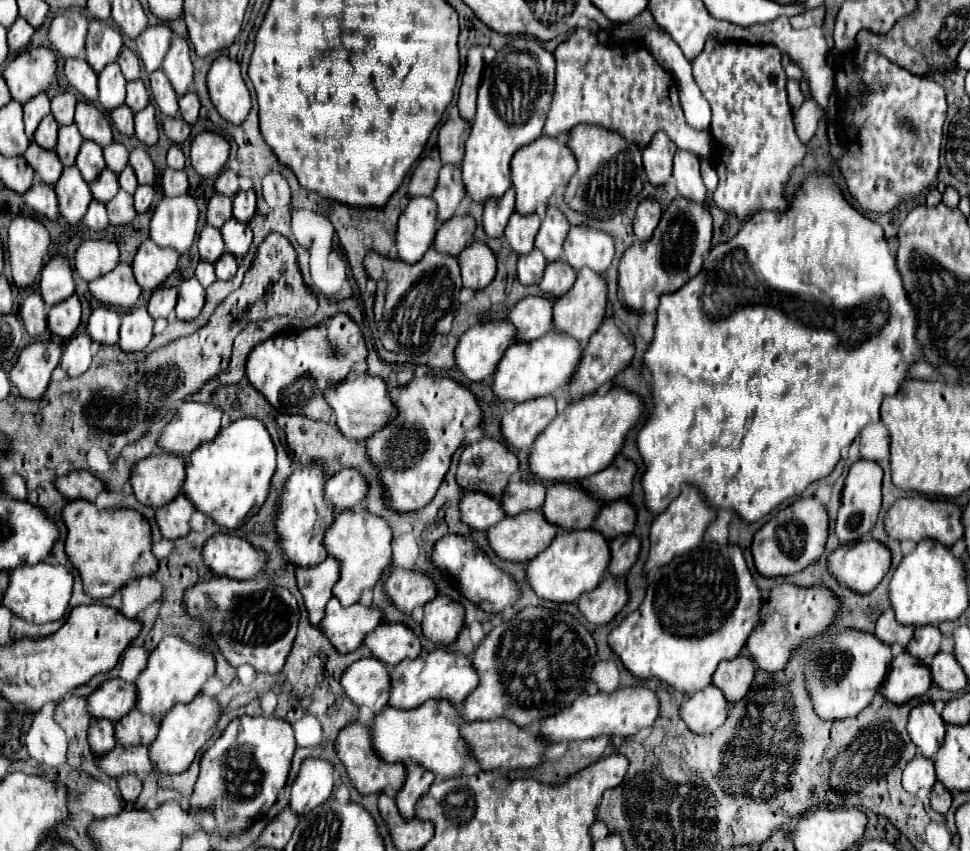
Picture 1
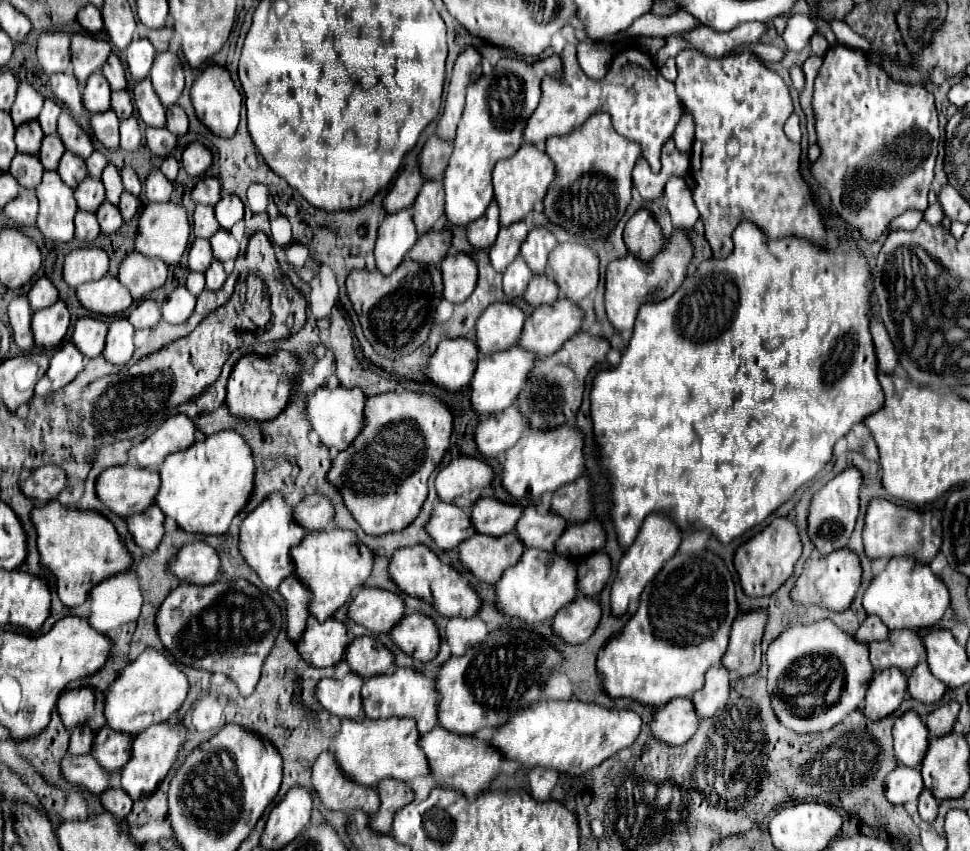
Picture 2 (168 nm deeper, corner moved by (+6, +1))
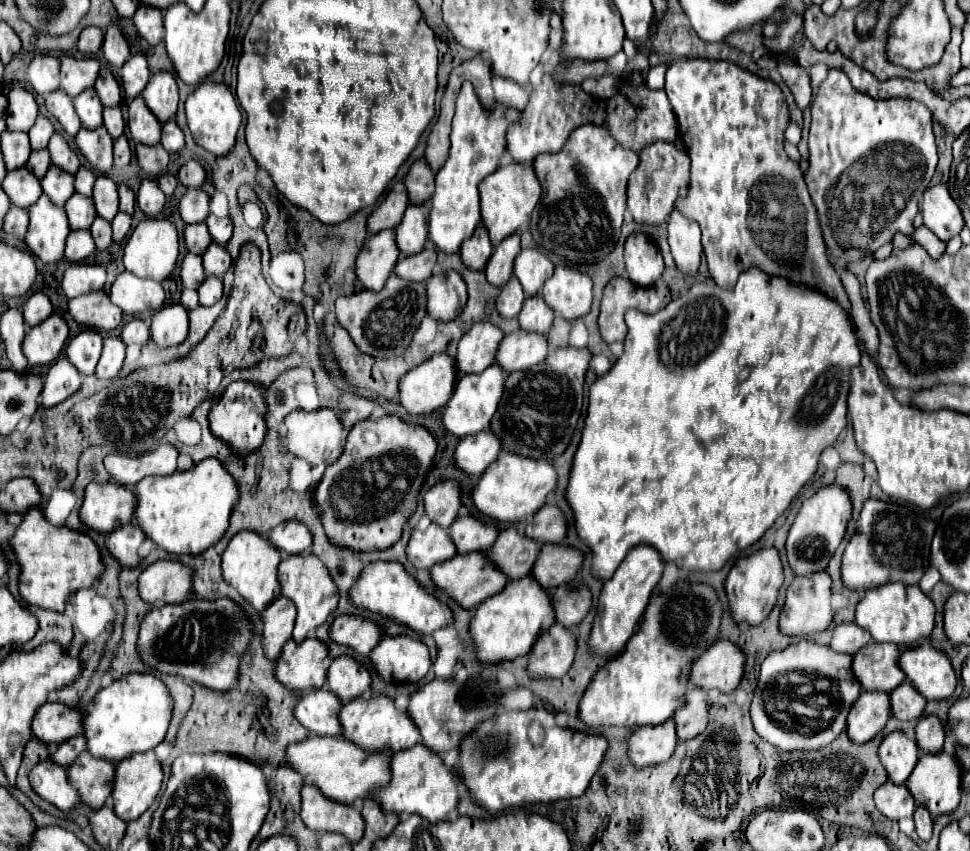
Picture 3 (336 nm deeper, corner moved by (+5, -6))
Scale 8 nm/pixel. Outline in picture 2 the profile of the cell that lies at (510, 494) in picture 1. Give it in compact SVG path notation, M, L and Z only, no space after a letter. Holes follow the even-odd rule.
M485 495L473 505L471 519L479 533L499 537L515 529L517 521L521 519L521 513L523 513L521 505L503 503L493 495L491 497Z

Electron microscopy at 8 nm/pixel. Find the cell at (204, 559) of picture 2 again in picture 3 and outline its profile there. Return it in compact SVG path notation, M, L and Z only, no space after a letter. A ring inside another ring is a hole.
M172 560L150 564L138 578L138 594L148 604L178 604L190 594L192 572L188 566Z

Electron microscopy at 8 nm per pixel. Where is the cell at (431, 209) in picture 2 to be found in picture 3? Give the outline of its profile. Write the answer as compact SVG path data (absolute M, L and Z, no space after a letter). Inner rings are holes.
M428 204L420 206L408 206L404 212L404 218L400 224L394 228L396 232L396 244L400 254L410 256L420 250L424 250L426 244L426 216L428 216Z

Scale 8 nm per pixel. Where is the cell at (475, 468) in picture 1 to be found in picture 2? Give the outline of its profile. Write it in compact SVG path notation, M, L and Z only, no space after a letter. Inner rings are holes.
M459 455L435 477L435 487L439 499L445 503L455 503L461 509L471 509L475 501L483 495L485 487L491 485L495 471L489 463Z

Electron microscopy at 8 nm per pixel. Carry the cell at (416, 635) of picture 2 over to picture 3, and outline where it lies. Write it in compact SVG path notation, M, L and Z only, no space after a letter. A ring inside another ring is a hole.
M406 636L382 638L368 658L370 666L384 682L396 684L422 680L432 664L426 644Z

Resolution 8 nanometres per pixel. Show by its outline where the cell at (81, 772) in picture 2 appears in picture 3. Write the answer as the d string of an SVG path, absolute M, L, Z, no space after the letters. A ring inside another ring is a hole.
M52 760L38 762L30 770L30 786L40 798L48 800L62 812L70 812L74 806L80 804L78 792L68 782L66 768L54 764Z

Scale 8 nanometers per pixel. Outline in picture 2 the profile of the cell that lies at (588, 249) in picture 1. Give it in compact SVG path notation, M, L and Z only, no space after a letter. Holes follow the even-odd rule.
M561 243L549 253L547 273L559 285L561 295L577 303L599 283L599 257L587 245Z

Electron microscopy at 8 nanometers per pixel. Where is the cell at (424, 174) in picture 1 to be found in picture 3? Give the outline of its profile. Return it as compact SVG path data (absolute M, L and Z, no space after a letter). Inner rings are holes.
M396 182L392 190L386 194L382 204L370 214L366 220L366 230L368 234L376 234L386 228L396 228L408 208L408 196L406 196L406 186L402 182Z

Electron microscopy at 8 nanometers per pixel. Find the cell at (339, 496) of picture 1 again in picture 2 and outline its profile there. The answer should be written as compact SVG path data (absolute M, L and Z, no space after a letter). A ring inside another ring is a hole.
M321 493L307 495L297 507L293 507L293 517L309 531L321 531L333 521L333 501Z

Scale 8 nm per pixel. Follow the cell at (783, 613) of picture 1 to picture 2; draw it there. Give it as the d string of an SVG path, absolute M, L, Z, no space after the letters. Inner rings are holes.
M753 609L741 613L731 629L729 647L723 655L723 665L735 677L749 677L761 669L761 639L767 625L767 613Z

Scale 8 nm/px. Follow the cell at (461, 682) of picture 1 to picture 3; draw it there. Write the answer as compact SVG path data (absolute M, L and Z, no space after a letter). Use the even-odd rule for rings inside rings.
M372 696L370 700L356 698L344 702L338 714L338 722L342 724L342 736L358 748L364 748L366 752L398 752L418 744L418 728L414 726L410 716L406 712L396 710L394 702L386 696Z

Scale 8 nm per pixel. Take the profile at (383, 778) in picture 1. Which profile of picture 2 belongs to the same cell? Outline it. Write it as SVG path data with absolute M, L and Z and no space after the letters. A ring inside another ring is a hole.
M323 751L313 765L313 789L319 793L327 809L363 809L365 813L373 815L381 805L377 787L357 785L355 781L349 781L349 777L337 769L337 761L333 761L333 753L329 751Z

